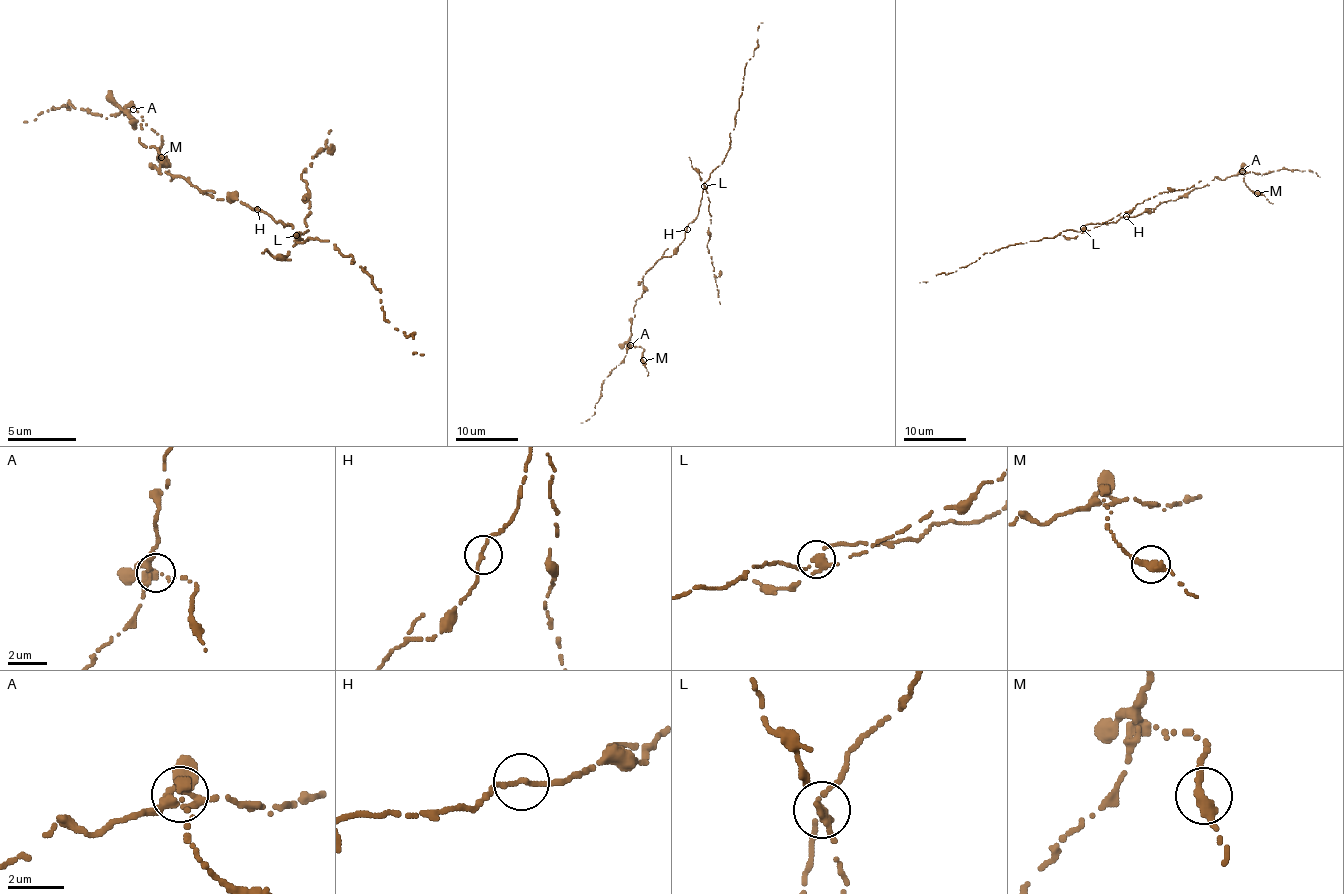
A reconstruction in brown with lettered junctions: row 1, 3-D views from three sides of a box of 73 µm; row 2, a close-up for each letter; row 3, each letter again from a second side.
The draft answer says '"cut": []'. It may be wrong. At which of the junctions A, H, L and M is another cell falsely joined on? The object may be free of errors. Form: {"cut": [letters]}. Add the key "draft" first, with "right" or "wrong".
{"draft": "wrong", "cut": ["L"]}

